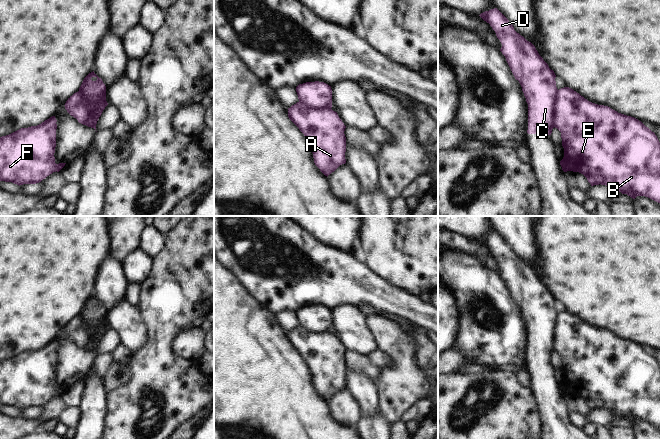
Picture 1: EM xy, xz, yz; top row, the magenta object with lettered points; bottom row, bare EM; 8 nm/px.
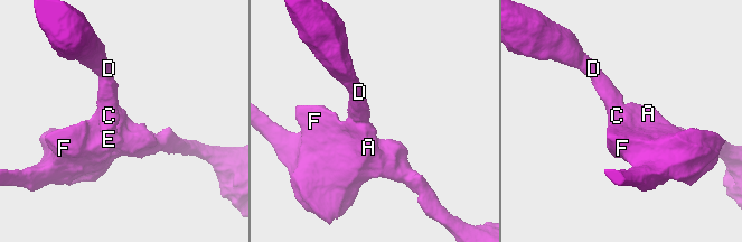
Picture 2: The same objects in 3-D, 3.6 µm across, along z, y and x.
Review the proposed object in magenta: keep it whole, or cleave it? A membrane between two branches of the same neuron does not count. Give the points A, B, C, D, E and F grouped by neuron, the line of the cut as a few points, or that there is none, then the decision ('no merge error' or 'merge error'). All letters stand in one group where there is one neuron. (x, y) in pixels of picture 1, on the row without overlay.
groups A B E F / C D; cut xy (76, 316), (90, 331), (89, 340), (96, 345), (91, 350); merge error

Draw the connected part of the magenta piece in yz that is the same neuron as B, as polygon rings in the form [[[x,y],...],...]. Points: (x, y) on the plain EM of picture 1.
[[[569,311],[558,314],[554,337],[554,351],[561,356],[564,372],[564,381],[560,385],[564,396],[583,398],[591,410],[612,410],[633,423],[645,420],[660,427],[660,366],[654,356],[638,343],[592,327]]]

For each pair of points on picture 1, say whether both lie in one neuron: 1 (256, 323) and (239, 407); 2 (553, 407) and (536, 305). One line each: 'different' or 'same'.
1: same
2: same

